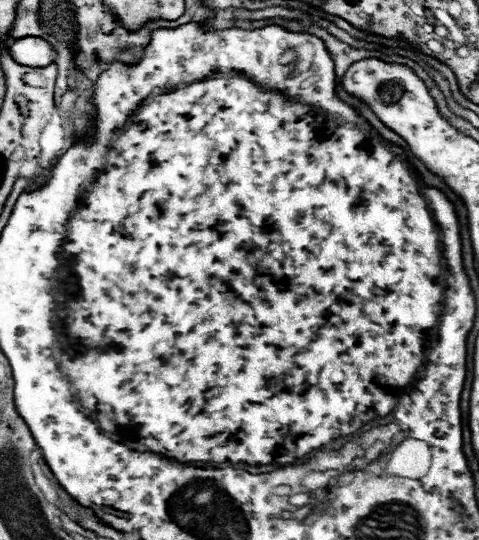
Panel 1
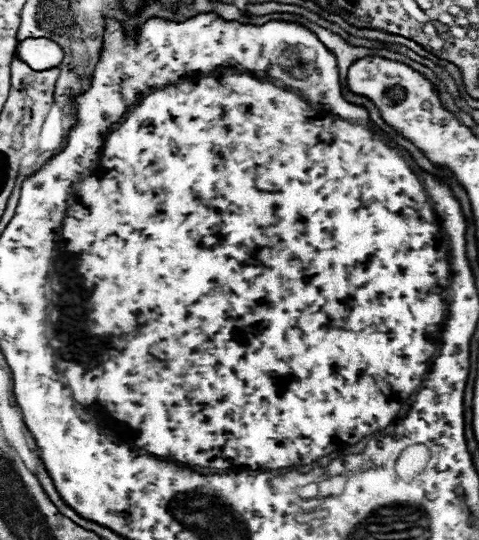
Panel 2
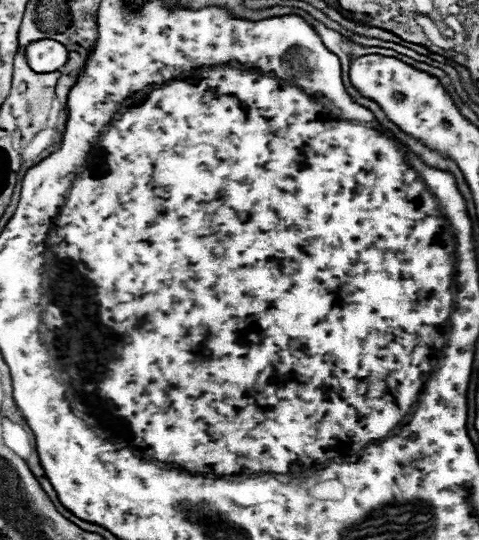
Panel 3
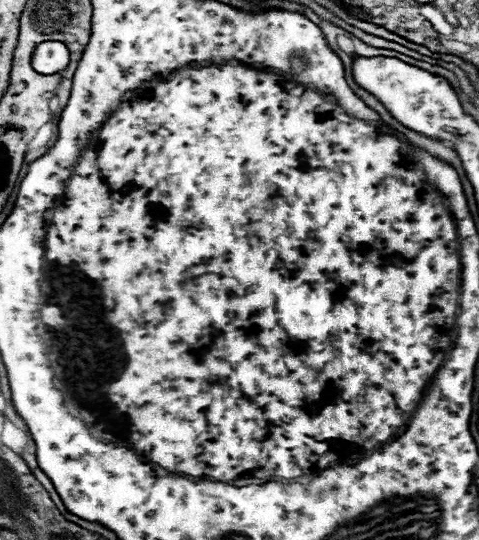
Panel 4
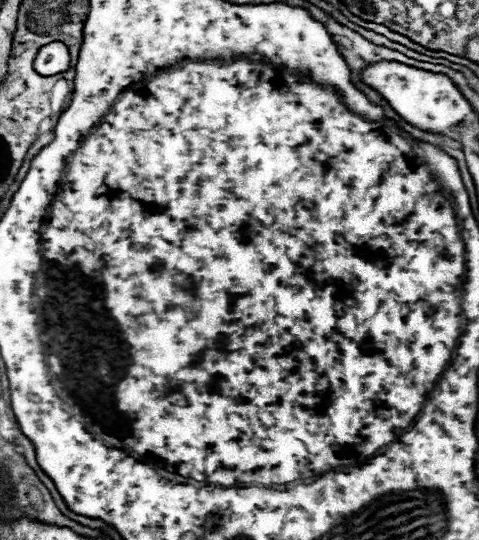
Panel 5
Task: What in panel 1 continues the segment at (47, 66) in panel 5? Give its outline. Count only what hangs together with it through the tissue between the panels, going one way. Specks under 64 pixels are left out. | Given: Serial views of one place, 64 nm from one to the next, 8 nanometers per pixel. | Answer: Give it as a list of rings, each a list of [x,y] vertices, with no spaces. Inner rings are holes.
[[[34,36],[16,38],[8,46],[8,54],[18,64],[32,66],[32,68],[42,68],[42,66],[48,66],[50,62],[54,62],[54,50],[52,50],[52,46],[46,40],[34,38]]]

